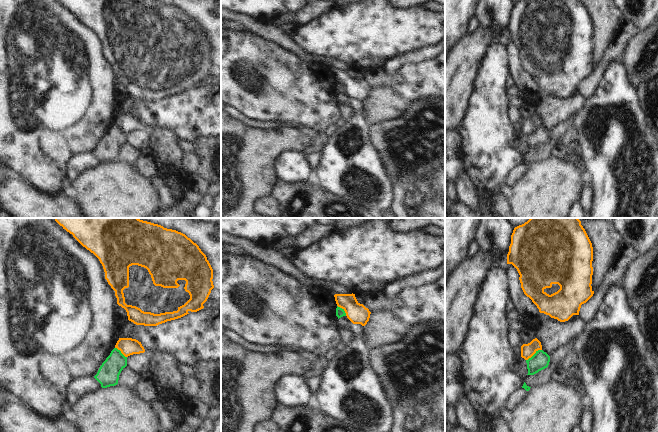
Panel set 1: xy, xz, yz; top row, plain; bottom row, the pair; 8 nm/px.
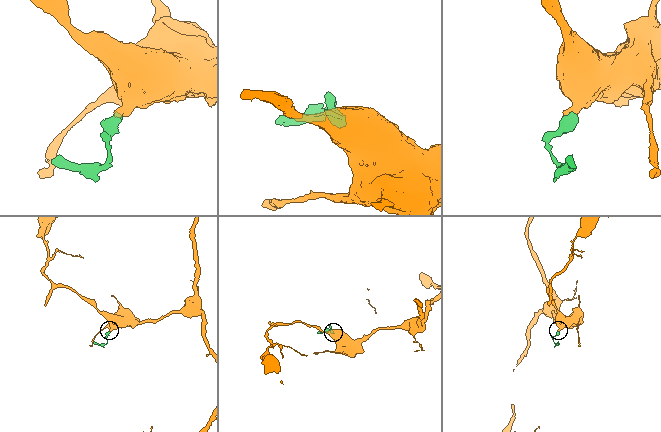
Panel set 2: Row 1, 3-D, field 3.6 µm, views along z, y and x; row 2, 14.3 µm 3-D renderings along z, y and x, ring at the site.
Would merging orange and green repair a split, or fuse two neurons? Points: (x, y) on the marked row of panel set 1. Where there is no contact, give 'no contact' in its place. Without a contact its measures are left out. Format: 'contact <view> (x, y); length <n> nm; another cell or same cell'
contact yz (533, 354); length 160 nm; another cell

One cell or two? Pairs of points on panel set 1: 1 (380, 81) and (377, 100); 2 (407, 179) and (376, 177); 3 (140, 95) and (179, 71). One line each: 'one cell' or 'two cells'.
1: two cells
2: two cells
3: one cell

